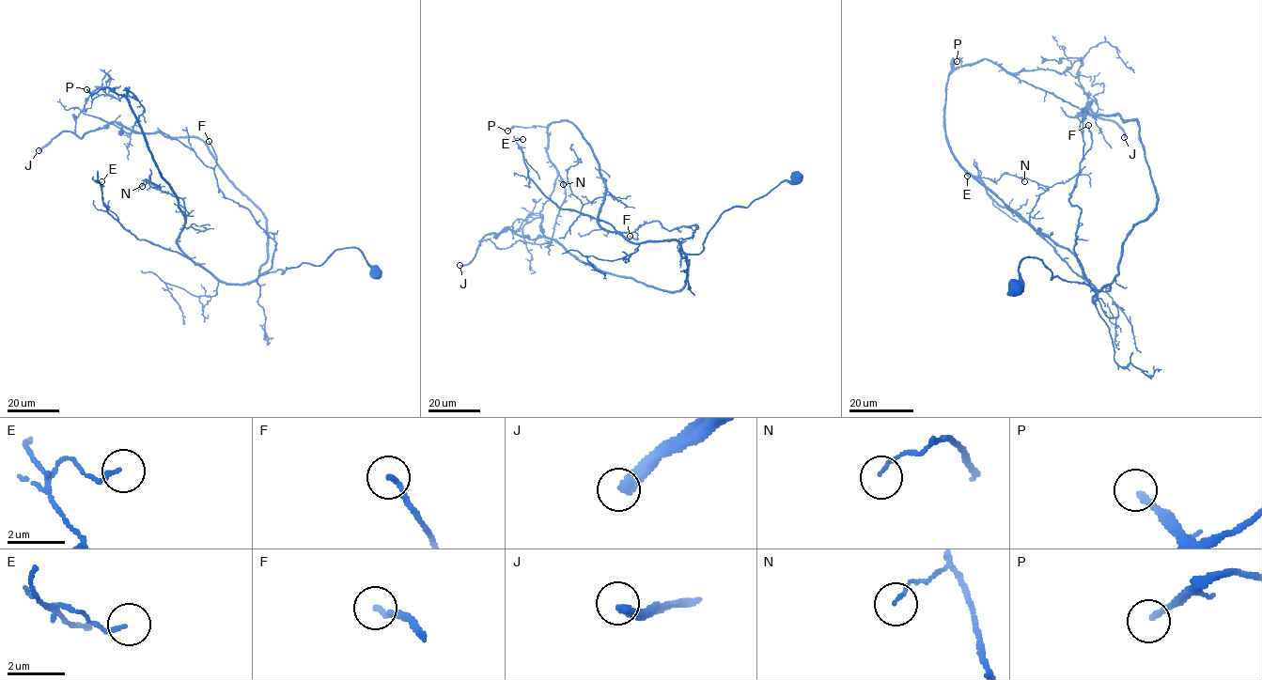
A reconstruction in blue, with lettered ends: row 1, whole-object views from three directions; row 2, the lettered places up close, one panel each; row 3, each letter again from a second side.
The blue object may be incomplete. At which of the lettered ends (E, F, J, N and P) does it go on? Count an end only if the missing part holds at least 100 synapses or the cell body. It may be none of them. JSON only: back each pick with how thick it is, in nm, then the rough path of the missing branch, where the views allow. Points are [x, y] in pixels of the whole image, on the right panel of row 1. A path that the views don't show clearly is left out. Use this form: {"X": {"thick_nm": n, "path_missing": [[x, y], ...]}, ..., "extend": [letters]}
{"J": {"thick_nm": 360, "path_missing": [[1124, 137], [1097, 97], [1059, 123], [1049, 73], [1027, 75], [1003, 79], [978, 110], [994, 152]]}, "extend": ["J"]}

